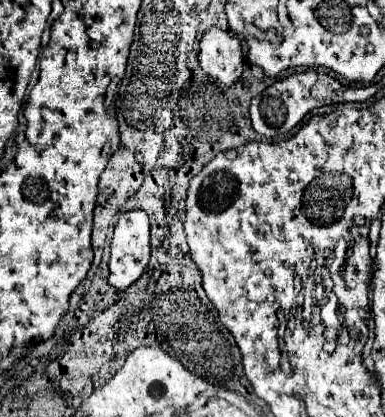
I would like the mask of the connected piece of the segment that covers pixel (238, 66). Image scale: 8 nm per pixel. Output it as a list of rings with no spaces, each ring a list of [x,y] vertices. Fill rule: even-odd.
[[[207,30],[199,42],[197,60],[203,72],[223,86],[233,86],[243,74],[241,42],[229,30]]]

